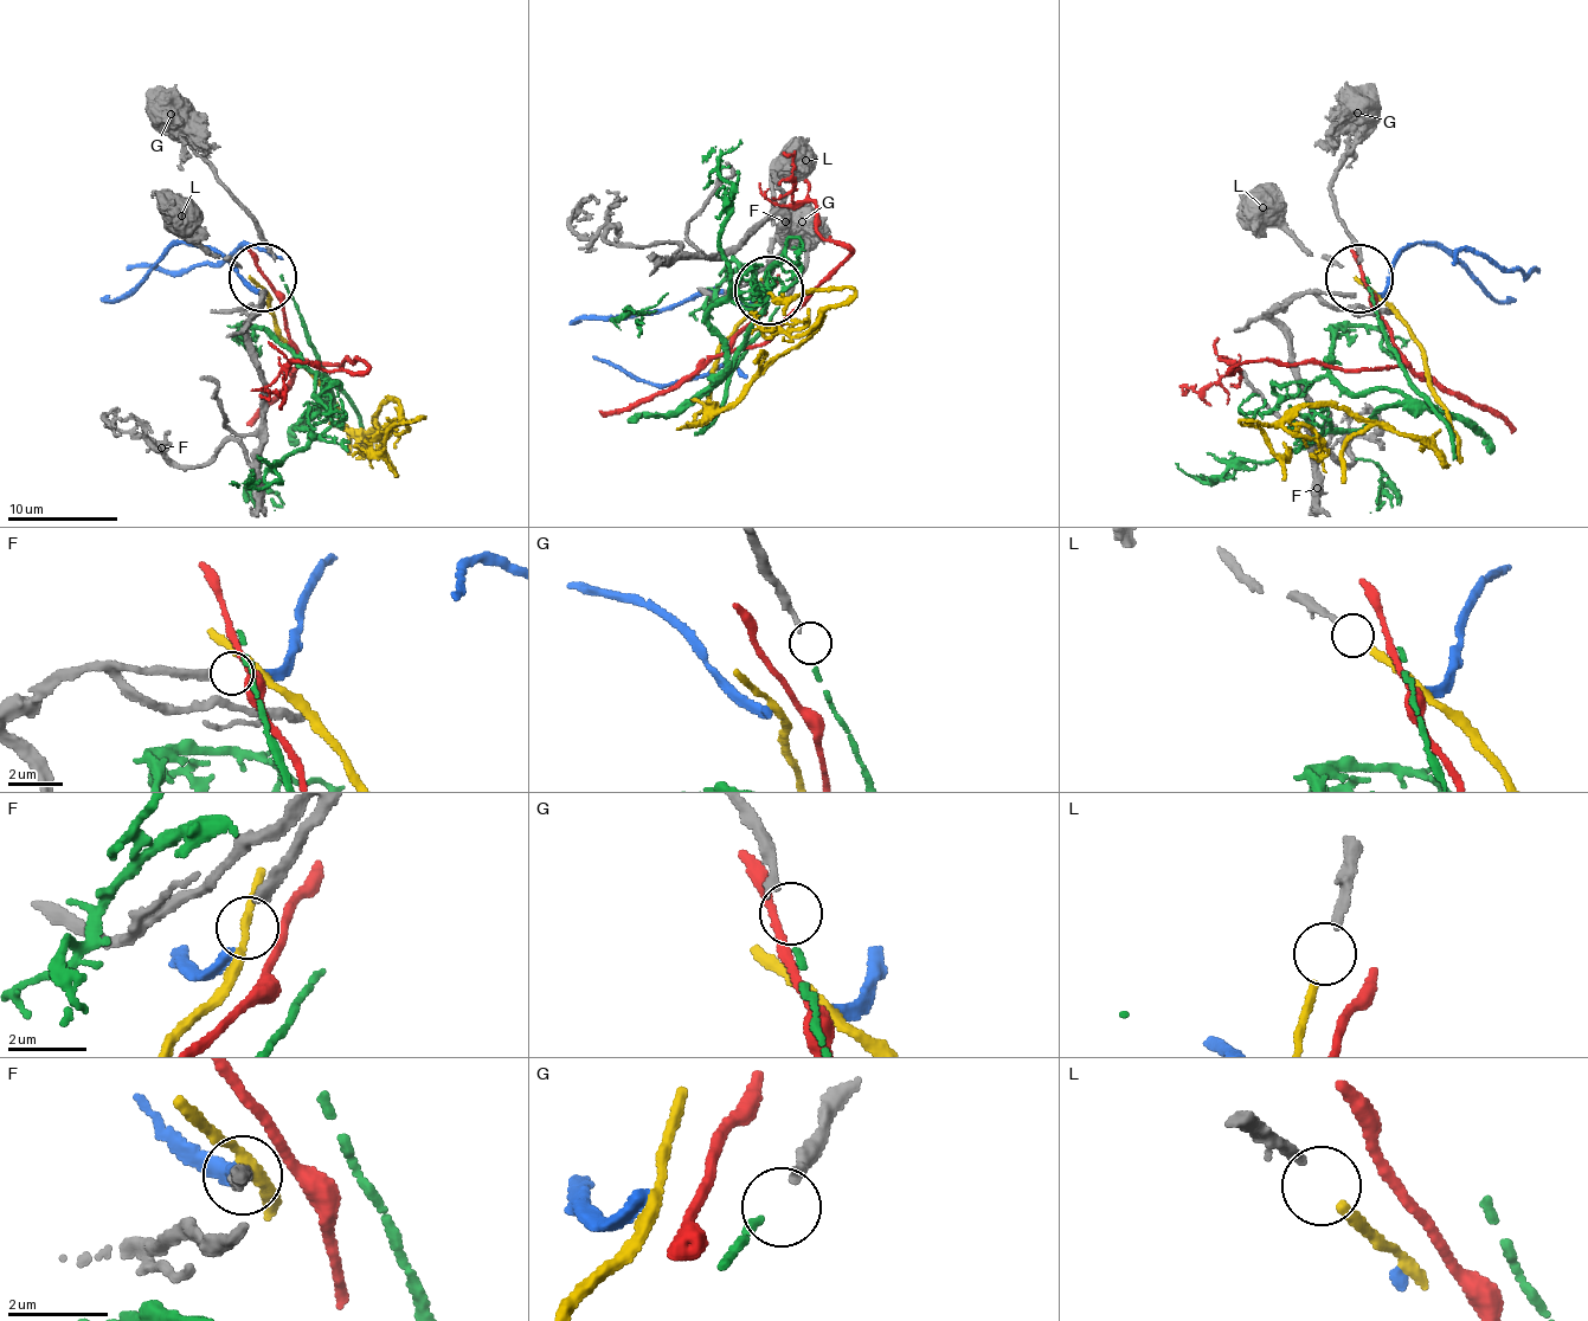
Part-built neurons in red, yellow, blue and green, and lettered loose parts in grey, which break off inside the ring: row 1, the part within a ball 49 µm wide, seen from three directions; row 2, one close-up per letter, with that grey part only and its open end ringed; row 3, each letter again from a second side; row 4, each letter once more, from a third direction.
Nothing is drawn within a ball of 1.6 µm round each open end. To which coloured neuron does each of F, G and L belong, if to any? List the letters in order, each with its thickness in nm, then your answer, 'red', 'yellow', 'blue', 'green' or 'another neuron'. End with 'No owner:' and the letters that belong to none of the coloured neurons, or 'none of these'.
F: 320 nm thick; blue
G: 220 nm thick; green
L: 200 nm thick; yellow
No owner: none of these

